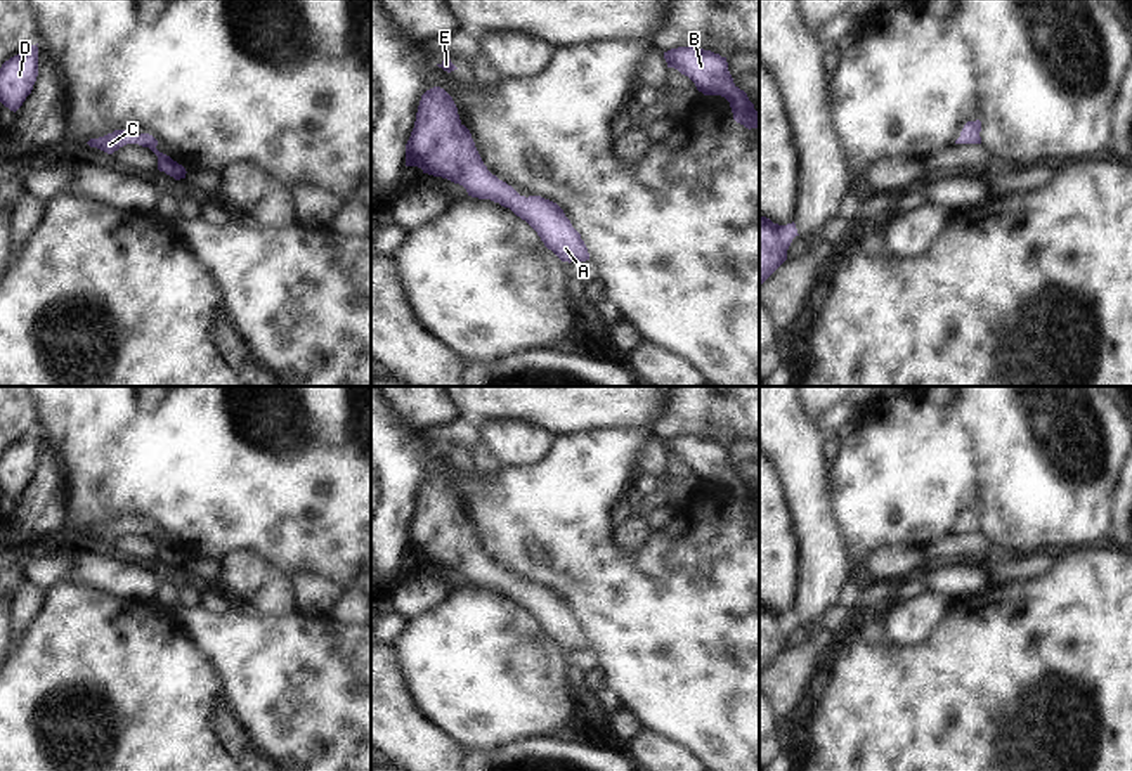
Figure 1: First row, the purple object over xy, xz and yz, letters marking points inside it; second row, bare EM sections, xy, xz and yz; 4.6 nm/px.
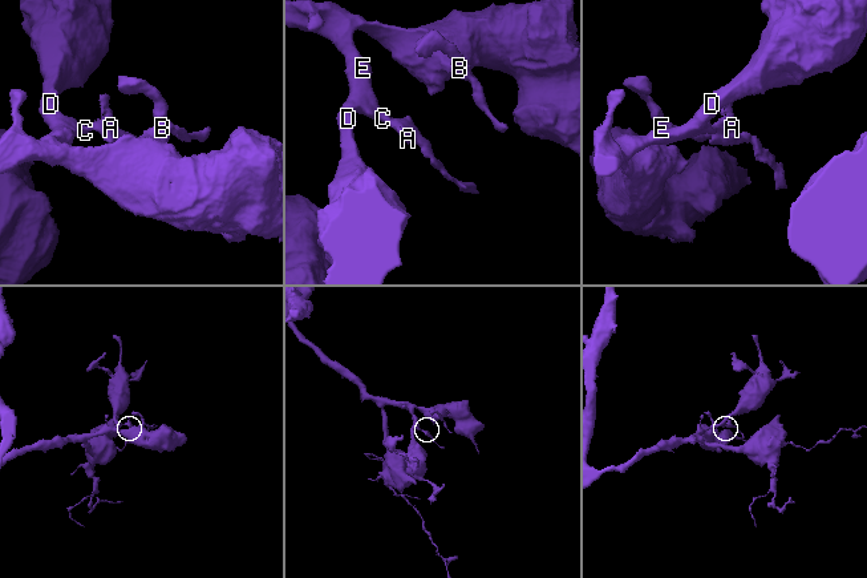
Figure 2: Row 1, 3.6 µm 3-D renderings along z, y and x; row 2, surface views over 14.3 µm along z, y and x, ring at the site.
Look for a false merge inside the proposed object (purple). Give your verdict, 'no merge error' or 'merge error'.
no merge error

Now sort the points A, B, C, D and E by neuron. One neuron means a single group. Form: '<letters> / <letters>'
A B C D E

